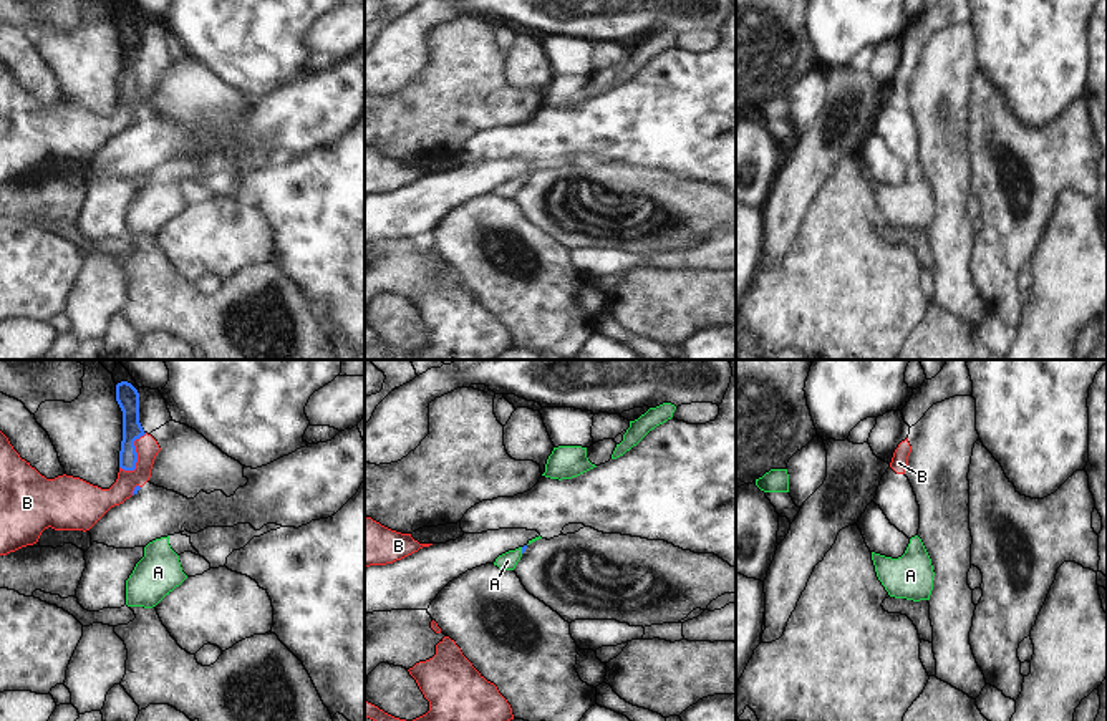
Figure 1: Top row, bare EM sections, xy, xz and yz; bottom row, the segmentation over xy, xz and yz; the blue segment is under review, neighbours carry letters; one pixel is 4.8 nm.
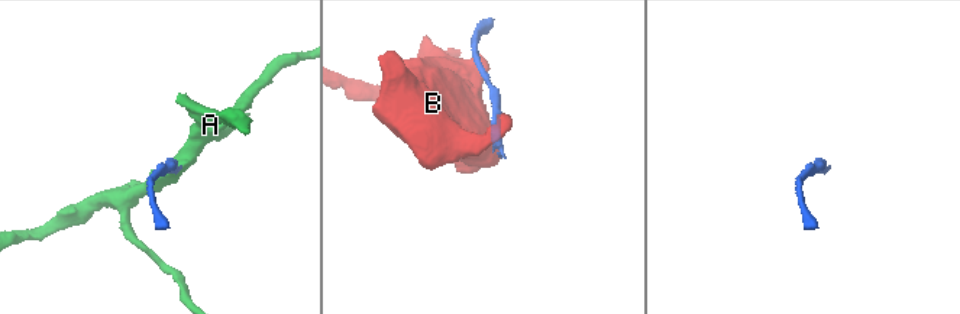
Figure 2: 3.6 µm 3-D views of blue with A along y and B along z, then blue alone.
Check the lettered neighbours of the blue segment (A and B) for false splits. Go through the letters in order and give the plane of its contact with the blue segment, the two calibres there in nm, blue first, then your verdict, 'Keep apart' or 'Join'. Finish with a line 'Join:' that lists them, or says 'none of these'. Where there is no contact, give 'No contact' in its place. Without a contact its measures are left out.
A: Touches blue in xz. Thickness 20 nm (blue) against 90 nm. Join
B: Touches blue in xy. Thickness 100 nm (blue) against 110 nm. Keep apart
Join: A.

